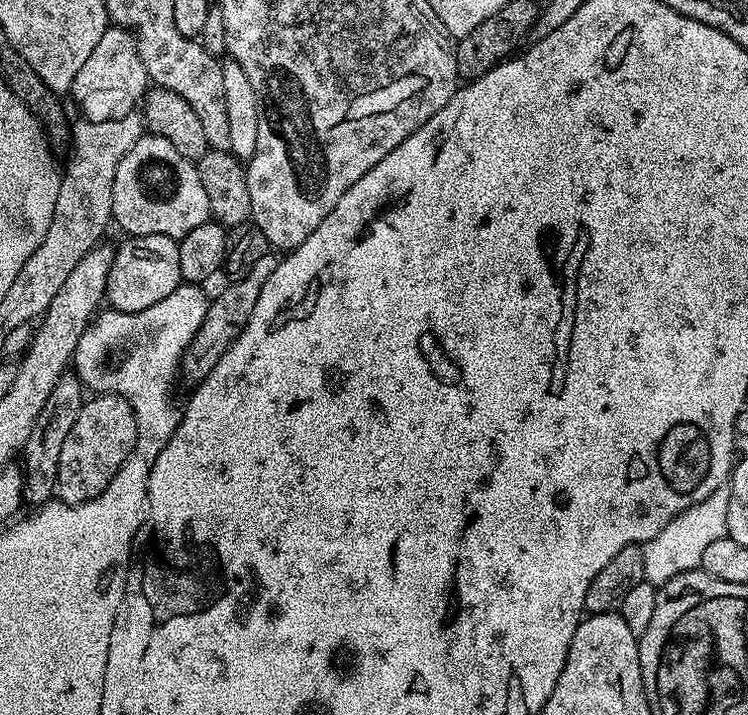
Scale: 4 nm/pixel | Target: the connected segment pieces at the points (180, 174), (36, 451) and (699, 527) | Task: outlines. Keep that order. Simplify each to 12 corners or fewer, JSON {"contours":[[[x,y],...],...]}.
{"contours":[[[145,134],[118,162],[112,219],[179,242],[212,211],[193,161]],[[54,382],[22,449],[23,503],[53,499],[62,446],[86,389]],[[727,487],[642,545],[645,581],[694,572],[728,534]]]}

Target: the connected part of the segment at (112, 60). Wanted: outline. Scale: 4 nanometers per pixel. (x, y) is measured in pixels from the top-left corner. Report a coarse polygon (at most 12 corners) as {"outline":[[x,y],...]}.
{"outline":[[109,26],[70,96],[83,119],[137,111],[149,87],[135,36]]}

